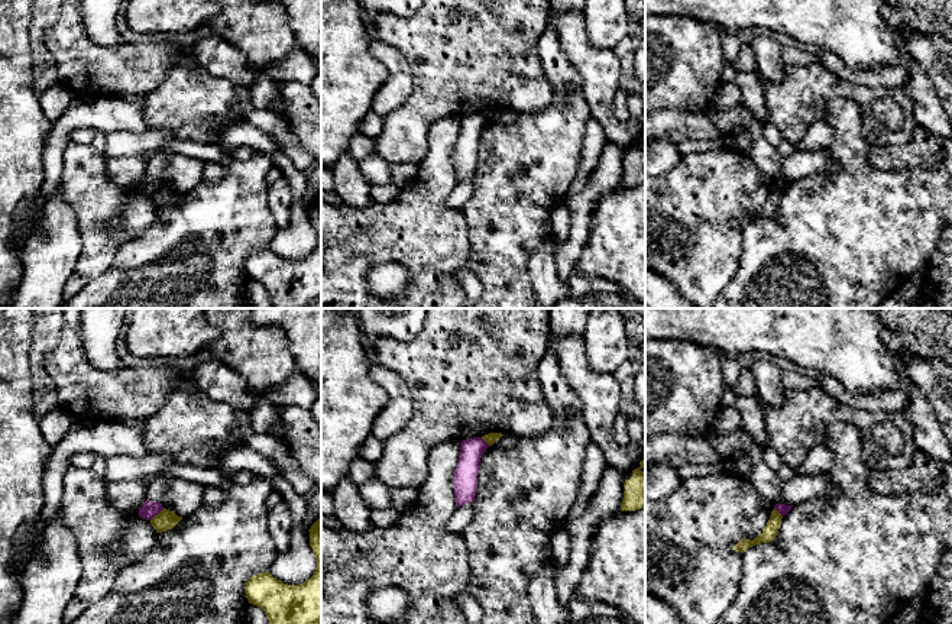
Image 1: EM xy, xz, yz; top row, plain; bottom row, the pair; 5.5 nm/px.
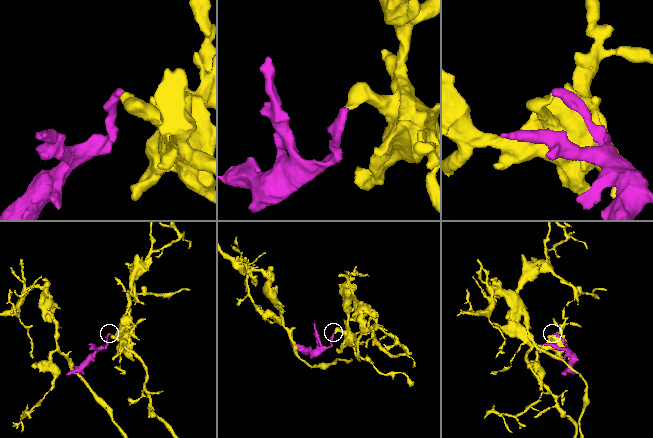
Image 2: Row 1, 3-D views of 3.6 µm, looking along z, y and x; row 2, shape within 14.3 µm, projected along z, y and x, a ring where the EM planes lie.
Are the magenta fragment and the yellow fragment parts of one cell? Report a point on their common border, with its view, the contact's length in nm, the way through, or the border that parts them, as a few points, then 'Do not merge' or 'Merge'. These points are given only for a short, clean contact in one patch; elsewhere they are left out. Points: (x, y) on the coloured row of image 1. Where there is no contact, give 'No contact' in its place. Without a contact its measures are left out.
Touches magenta at xy (156, 514). Shared border 100 nm. Do not merge

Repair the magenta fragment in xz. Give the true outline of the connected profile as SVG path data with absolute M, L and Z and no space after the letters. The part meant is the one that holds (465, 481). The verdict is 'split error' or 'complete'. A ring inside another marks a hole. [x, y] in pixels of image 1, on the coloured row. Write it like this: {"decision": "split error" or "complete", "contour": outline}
{"decision": "complete", "contour": "M482 437L462 440L460 456L453 476L457 507L475 501L479 463L489 444Z"}

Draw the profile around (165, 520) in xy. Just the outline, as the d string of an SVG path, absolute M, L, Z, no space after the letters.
M163 508L150 520L150 524L156 530L156 533L162 533L174 528L181 520L182 517L178 517L174 511Z

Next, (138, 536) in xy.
M142 517L129 520L113 549L113 556L117 563L123 565L123 568L137 563L152 549L156 539L158 533L152 527L150 520Z

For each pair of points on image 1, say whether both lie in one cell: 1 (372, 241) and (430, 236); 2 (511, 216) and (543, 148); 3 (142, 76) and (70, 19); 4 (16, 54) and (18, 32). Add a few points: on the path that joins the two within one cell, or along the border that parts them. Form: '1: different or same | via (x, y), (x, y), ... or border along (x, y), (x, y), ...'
1: same | via (387, 239), (415, 236)
2: same | via (523, 199), (525, 181), (541, 165)
3: same | via (120, 71), (109, 71), (78, 41)
4: same | via (16, 48), (16, 38)

